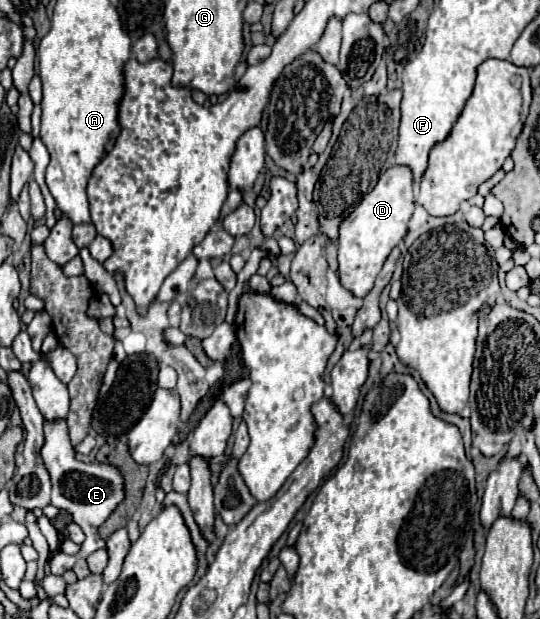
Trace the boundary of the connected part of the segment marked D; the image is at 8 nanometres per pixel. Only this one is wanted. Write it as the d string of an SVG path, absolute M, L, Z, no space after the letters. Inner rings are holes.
M394 165L386 169L376 187L358 203L358 207L340 223L338 235L338 277L344 289L354 297L366 297L374 287L374 279L380 273L392 247L400 243L406 233L406 223L414 211L412 203L412 173L408 167Z

